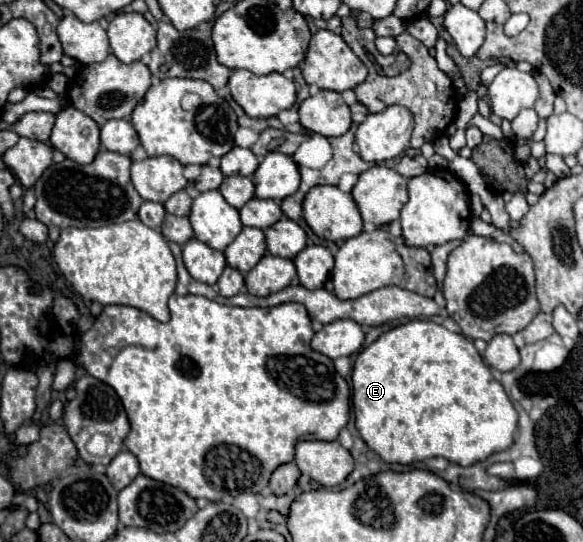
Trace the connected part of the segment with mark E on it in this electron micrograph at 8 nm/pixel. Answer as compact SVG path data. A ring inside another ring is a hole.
M413 319L413 321L407 321L387 333L383 333L375 343L371 343L369 347L365 347L357 359L355 359L355 365L353 365L353 411L355 411L355 425L363 437L363 441L369 445L369 449L373 449L381 461L385 463L401 463L401 465L411 465L411 463L417 463L417 461L425 461L425 459L431 459L431 457L445 457L449 459L451 463L459 463L463 467L469 467L473 463L479 463L479 461L485 461L487 457L491 457L493 453L499 453L499 451L505 451L513 445L513 437L515 437L515 431L517 431L517 411L511 403L511 399L507 397L503 385L499 381L493 379L489 367L483 363L481 355L477 353L477 349L473 347L473 341L467 339L465 335L459 335L459 333L451 333L447 331L443 325L437 325L433 321L425 321L425 319Z

